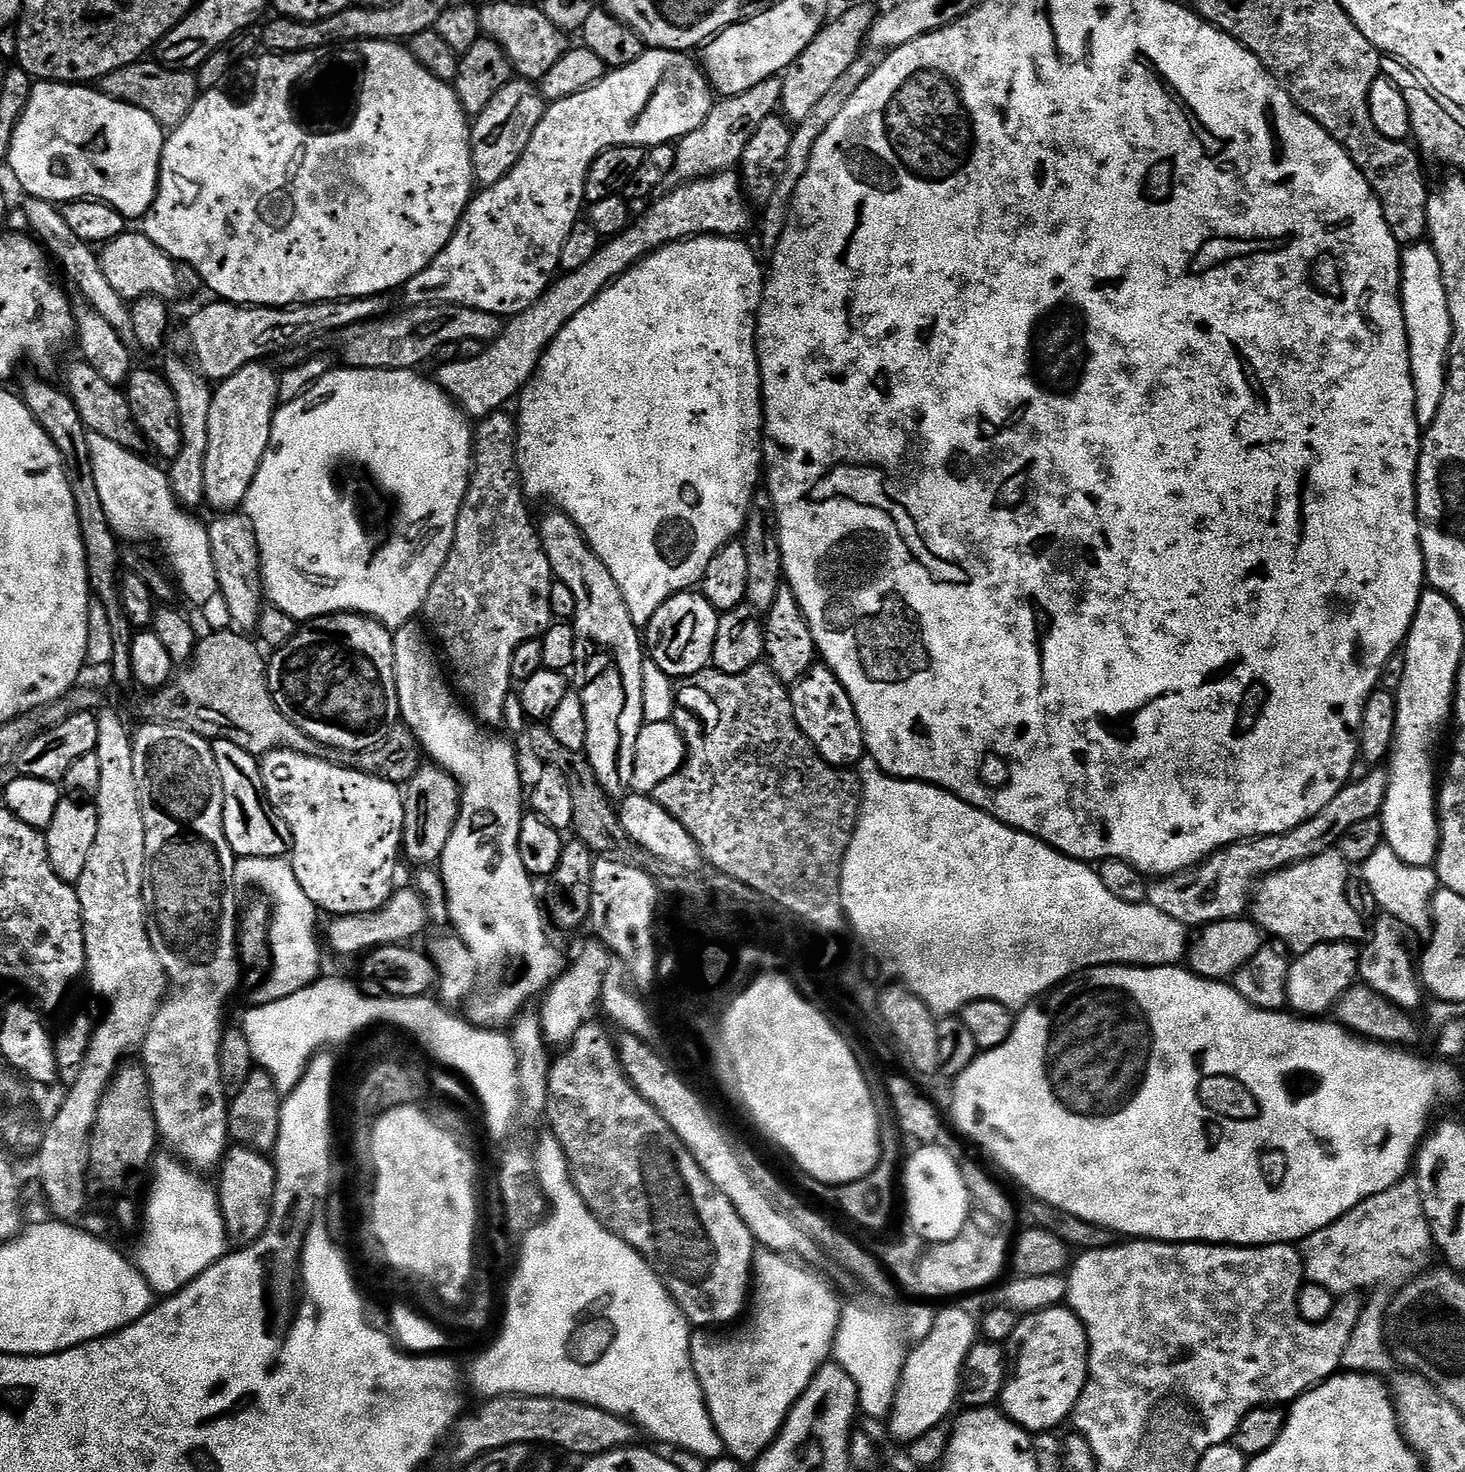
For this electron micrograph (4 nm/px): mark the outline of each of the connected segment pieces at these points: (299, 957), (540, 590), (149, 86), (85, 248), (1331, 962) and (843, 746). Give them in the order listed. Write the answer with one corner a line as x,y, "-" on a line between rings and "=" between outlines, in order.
246,856
239,861
238,876
241,881
253,884
265,892
263,895
270,901
272,923
268,925
268,947
270,964
268,981
256,992
256,1004
269,1004
290,994
298,994
315,980
321,979
320,944
316,941
316,916
318,910
306,898
306,890
298,886
294,870
287,859
279,856
=
508,410
485,416
475,425
472,481
460,507
456,537
446,558
446,566
442,566
438,578
434,578
434,586
430,586
422,613
435,639
442,645
446,660
448,655
447,663
450,668
452,663
456,671
455,683
458,688
460,683
459,691
463,699
470,705
476,719
488,726
500,726
496,724
503,720
505,723
504,707
508,704
508,691
514,688
514,650
518,650
522,642
543,637
545,630
554,623
550,606
554,577
550,558
546,558
542,550
537,521
534,516
532,520
528,513
529,501
524,495
524,482
520,479
520,467
516,461
517,427
517,417
513,413
511,416
=
137,62
106,74
98,81
99,91
130,106
138,106
138,110
146,110
146,114
150,114
161,128
171,130
180,125
186,114
190,114
202,89
196,81
195,71
183,72
177,68
166,68
159,62
148,63
=
33,199
31,203
32,205
28,208
28,220
32,223
33,228
31,231
39,237
43,247
51,253
54,260
54,255
56,255
57,262
68,271
69,278
76,283
77,290
84,295
81,296
83,303
98,314
102,314
102,318
106,318
106,322
110,322
110,326
114,326
114,330
118,330
118,338
122,338
122,342
126,342
129,346
135,345
136,335
134,334
131,307
118,294
118,290
114,290
114,286
110,286
106,274
102,274
97,249
93,245
87,244
82,238
78,238
78,234
74,234
74,230
70,230
70,226
66,226
66,218
62,218
57,205
38,199
=
1335,940
1299,953
1288,965
1287,1007
1297,1016
1320,1018
1331,1013
1337,1002
1357,983
1360,975
1360,948
1346,940
=
813,664
799,682
791,685
790,695
798,726
827,764
834,768
848,768
859,765
860,761
865,759
864,731
854,710
854,702
850,702
850,694
846,694
842,682
838,682
827,664

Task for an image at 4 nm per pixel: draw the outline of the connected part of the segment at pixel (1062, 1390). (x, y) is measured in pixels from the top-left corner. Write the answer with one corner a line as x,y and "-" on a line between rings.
1067,1306
1047,1308
1023,1317
1018,1330
1014,1330
1010,1344
1016,1347
1016,1356
1014,1352
1008,1383
999,1398
1002,1411
1029,1434
1051,1433
1056,1430
1052,1428
1058,1427
1067,1416
1069,1419
1075,1413
1076,1403
1088,1380
1088,1335
1084,1324

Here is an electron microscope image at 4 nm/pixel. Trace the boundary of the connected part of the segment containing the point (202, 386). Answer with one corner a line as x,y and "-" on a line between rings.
176,360
173,364
166,365
162,368
162,375
174,390
182,434
182,447
180,453
171,461
168,483
172,485
177,504
188,510
196,510
199,504
205,503
206,450
210,447
210,402
214,388
208,377
202,375
195,363
189,361
187,364
184,360

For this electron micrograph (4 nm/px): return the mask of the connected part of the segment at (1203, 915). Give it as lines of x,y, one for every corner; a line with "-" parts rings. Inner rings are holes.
1380,766
1373,767
1366,774
1366,778
1345,784
1342,790
1338,790
1338,794
1334,794
1334,798
1330,798
1330,802
1326,802
1322,810
1318,810
1318,814
1314,814
1314,818
1294,826
1294,830
1257,836
1255,840
1239,840
1229,848
1222,848
1208,856
1195,868
1153,879
1148,889
1147,903
1162,910
1162,914
1170,914
1170,918
1185,926
1203,926
1219,920
1243,917
1249,911
1254,889
1265,876
1323,852
1333,851
1357,822
1379,817
1386,802
1387,789
1387,771

